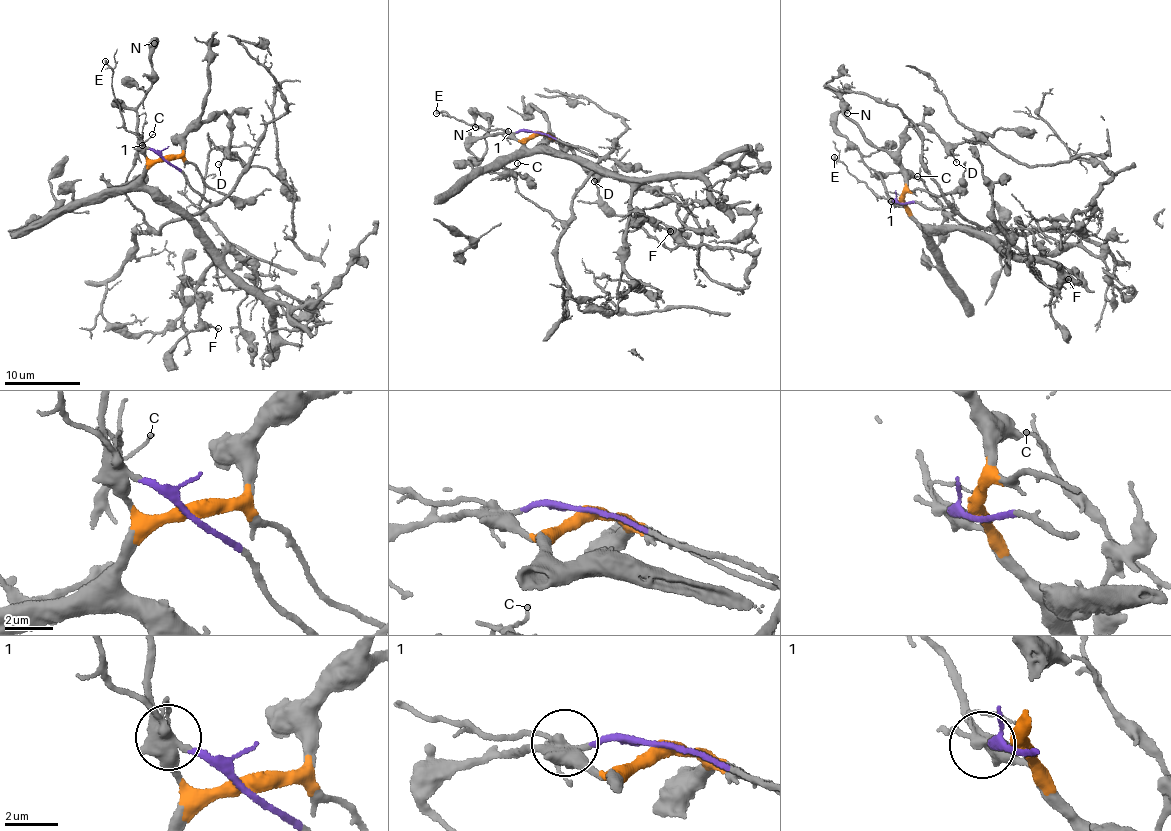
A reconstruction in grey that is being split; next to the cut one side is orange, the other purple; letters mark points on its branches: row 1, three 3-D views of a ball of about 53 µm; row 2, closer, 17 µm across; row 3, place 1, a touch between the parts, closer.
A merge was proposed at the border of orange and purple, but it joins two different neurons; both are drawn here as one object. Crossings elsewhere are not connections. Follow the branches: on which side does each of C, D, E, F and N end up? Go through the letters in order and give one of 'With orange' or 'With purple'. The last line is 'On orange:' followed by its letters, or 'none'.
C: With purple
D: With orange
E: With purple
F: With orange
N: With orange
On orange: D, F, N

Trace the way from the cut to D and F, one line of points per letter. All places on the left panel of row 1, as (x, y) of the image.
D: (166, 159), (171, 160), (183, 151), (183, 138), (191, 131), (224, 112), (231, 134), (225, 158), (218, 165)
F: (166, 159), (156, 162), (142, 179), (197, 221), (215, 261), (196, 289), (197, 309), (202, 320), (218, 328)

